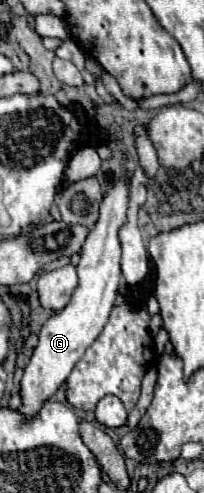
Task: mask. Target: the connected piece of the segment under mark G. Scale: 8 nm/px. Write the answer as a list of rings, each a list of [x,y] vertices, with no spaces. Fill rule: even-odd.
[[[121,176],[115,184],[109,186],[109,192],[103,196],[99,220],[81,248],[81,260],[77,266],[79,284],[71,296],[71,302],[59,314],[53,314],[39,332],[39,344],[33,350],[31,362],[27,364],[21,380],[23,404],[19,406],[19,410],[23,414],[39,412],[41,404],[49,400],[57,392],[57,388],[67,380],[73,366],[79,362],[79,358],[85,354],[85,350],[93,344],[93,340],[101,334],[103,326],[107,324],[109,312],[121,288],[119,230],[127,222],[127,208],[129,208],[129,180]]]

